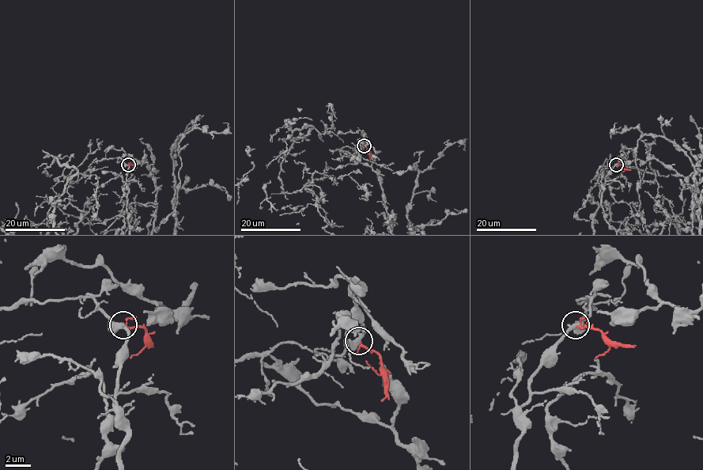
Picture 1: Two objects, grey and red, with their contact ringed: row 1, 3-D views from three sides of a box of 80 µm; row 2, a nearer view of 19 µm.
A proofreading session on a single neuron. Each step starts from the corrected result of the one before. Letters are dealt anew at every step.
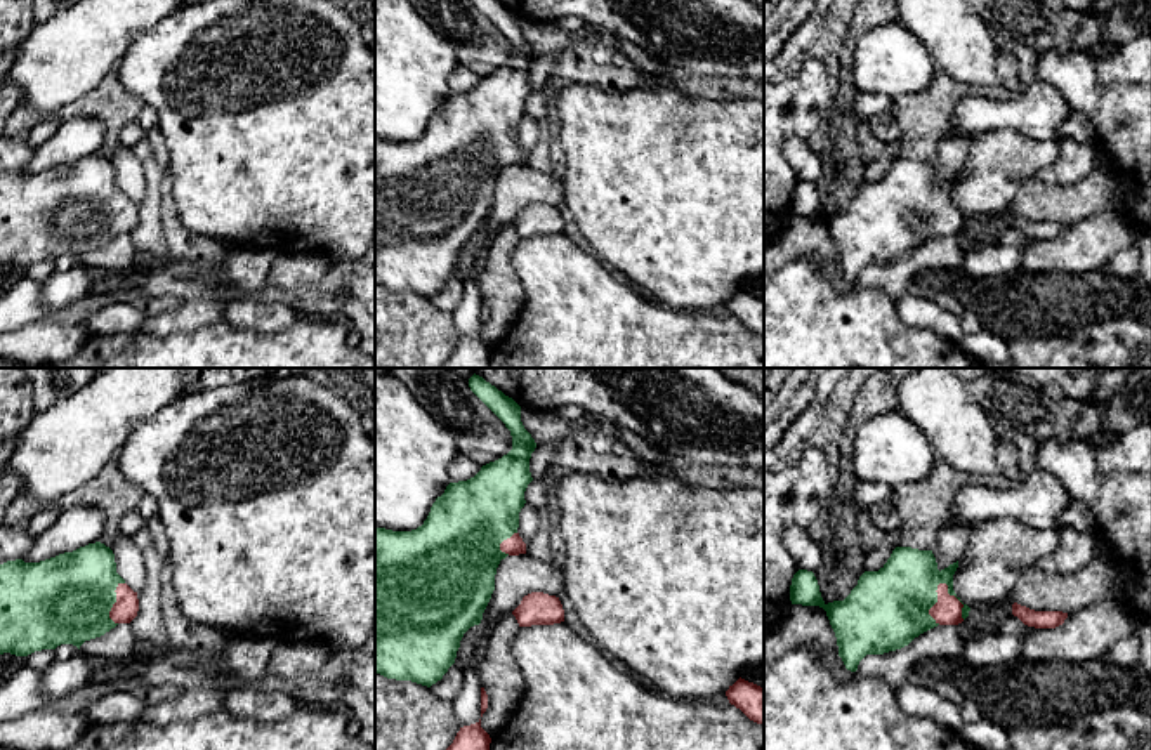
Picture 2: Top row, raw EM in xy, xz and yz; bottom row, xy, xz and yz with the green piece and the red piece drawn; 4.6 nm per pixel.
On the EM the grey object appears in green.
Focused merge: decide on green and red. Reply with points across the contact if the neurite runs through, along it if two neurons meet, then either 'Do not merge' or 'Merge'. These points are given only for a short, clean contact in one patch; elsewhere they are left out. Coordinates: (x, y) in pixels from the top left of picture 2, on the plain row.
Path across: yz (901, 203), (945, 195), (955, 207), (948, 214), (948, 221). Merge

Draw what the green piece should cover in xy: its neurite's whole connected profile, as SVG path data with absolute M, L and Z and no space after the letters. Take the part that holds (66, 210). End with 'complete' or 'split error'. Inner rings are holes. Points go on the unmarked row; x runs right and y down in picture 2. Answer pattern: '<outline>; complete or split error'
M101 153L40 174L16 170L0 175L0 266L28 267L35 262L56 260L61 255L73 255L80 260L85 252L104 247L118 234L130 234L137 222L137 203L116 184L115 165Z; split error

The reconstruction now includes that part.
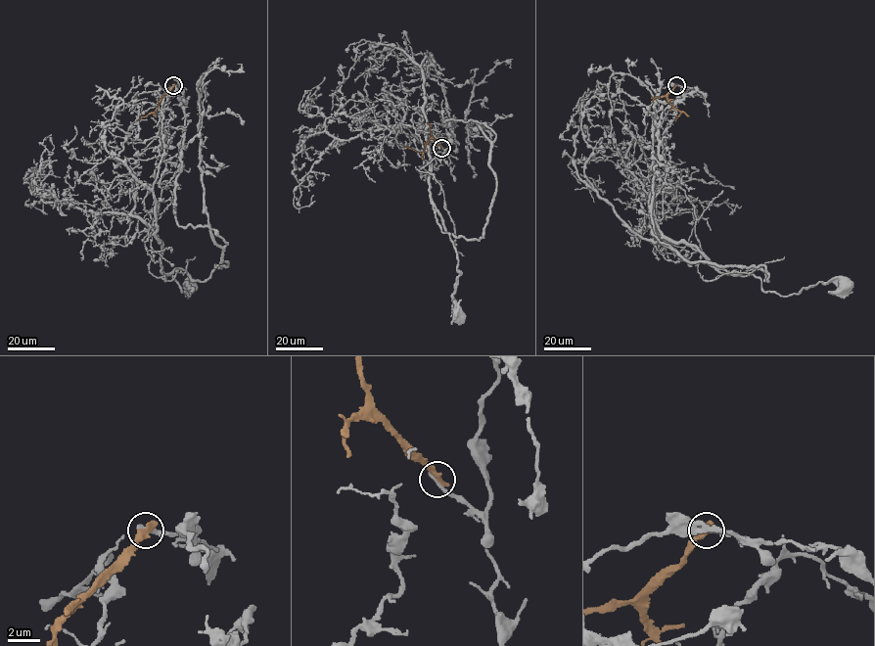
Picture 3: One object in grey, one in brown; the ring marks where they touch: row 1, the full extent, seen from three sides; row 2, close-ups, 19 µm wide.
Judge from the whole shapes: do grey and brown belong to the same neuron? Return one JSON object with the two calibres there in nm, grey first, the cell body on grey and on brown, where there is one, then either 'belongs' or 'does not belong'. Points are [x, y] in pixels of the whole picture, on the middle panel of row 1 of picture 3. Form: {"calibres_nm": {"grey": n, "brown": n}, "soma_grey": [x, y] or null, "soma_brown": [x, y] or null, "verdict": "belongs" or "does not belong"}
{"calibres_nm": {"grey": 320, "brown": 480}, "soma_grey": [460, 319], "soma_brown": null, "verdict": "does not belong"}

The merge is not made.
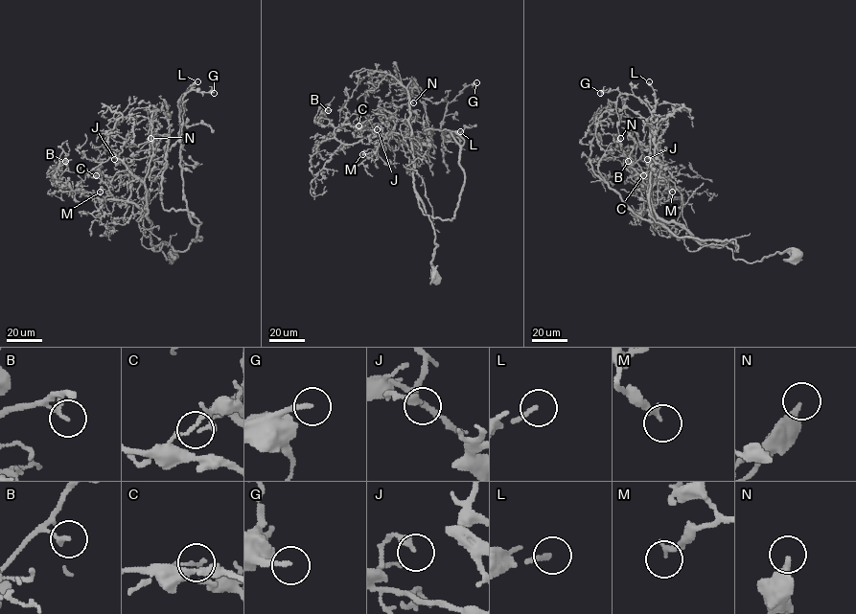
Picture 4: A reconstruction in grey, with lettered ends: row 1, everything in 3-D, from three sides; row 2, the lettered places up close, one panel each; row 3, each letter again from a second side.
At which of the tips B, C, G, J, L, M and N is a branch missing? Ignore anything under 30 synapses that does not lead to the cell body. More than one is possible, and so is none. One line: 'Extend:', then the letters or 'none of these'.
Extend: G, L

